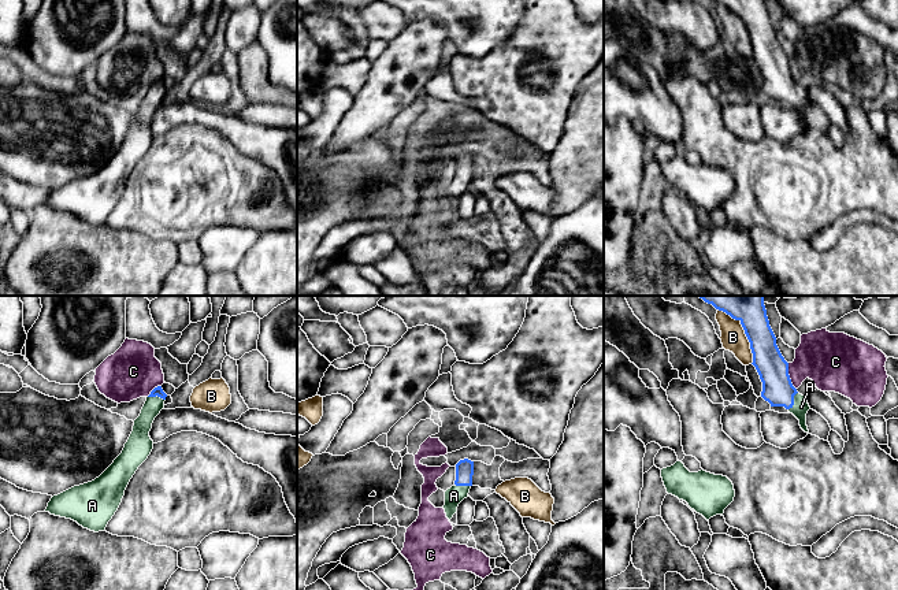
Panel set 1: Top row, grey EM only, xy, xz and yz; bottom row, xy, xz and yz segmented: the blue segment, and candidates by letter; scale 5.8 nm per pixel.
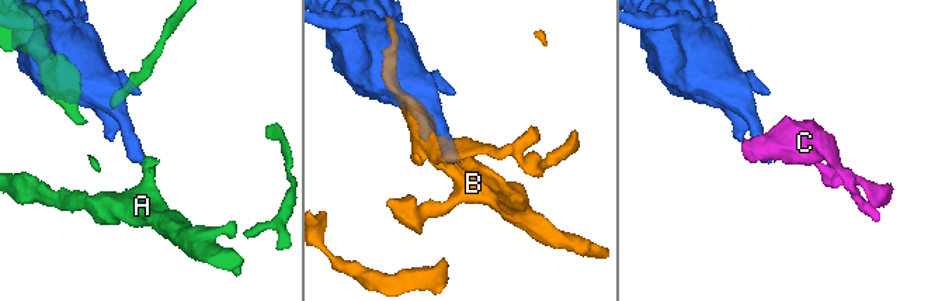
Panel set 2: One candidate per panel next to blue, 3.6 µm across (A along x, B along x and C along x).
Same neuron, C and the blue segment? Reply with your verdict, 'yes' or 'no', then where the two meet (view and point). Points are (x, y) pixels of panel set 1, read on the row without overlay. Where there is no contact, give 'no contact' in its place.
no; contact yz (789, 70)

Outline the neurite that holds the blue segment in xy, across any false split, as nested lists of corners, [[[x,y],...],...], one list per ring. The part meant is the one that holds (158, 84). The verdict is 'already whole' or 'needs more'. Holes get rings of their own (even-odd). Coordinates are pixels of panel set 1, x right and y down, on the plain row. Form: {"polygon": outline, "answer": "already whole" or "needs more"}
{"polygon": [[[162,79],[155,81],[114,156],[94,174],[53,189],[45,205],[71,212],[94,226],[104,225],[118,204],[130,172],[153,142],[149,125],[155,111],[164,101],[166,90]]], "answer": "needs more"}

